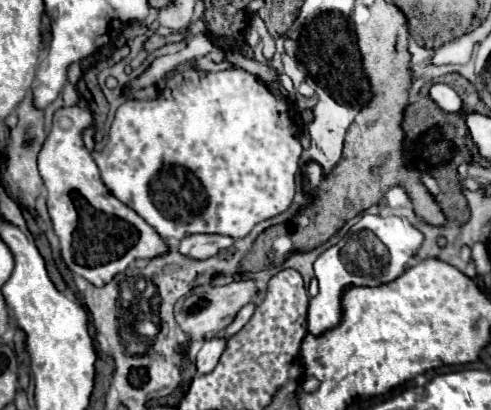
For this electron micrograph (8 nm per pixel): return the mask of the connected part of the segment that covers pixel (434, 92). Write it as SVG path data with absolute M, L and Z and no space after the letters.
M442 83L434 85L434 87L430 89L430 97L432 97L432 99L438 103L438 107L440 107L442 111L446 111L446 113L460 113L460 109L462 109L460 97L458 97L456 91L454 91L452 87L448 87L448 85L442 85Z

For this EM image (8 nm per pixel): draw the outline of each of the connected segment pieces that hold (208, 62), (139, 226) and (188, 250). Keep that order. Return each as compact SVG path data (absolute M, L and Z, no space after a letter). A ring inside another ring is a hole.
M209 56L197 58L194 61L194 67L197 67L205 71L221 71L231 66L232 65L226 60L222 61L219 64L216 64L211 60Z
M76 105L56 111L52 131L38 155L38 169L48 191L48 213L54 233L60 237L64 263L72 273L88 279L96 287L102 287L112 281L114 275L122 273L132 261L168 253L168 243L104 185L96 161L82 141L82 131L90 123L92 115ZM78 229L94 241L74 241L74 231Z
M190 235L180 241L178 249L184 257L192 257L196 261L214 257L222 249L228 249L234 243L234 239L224 237L224 235Z

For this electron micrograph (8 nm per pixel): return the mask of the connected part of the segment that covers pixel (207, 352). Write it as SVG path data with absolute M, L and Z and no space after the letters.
M218 335L218 337L212 337L212 341L204 341L202 349L198 351L198 357L196 357L196 367L200 373L210 373L216 363L220 361L222 353L226 349L226 337Z

